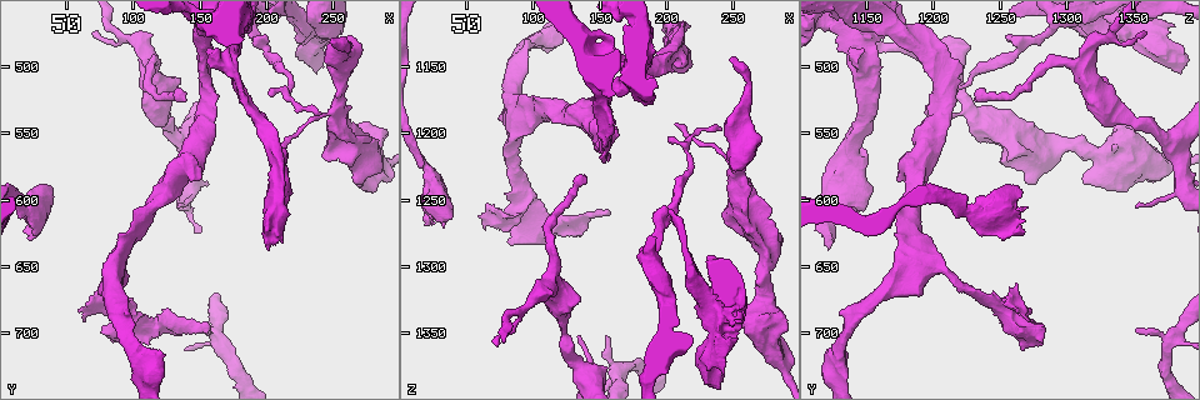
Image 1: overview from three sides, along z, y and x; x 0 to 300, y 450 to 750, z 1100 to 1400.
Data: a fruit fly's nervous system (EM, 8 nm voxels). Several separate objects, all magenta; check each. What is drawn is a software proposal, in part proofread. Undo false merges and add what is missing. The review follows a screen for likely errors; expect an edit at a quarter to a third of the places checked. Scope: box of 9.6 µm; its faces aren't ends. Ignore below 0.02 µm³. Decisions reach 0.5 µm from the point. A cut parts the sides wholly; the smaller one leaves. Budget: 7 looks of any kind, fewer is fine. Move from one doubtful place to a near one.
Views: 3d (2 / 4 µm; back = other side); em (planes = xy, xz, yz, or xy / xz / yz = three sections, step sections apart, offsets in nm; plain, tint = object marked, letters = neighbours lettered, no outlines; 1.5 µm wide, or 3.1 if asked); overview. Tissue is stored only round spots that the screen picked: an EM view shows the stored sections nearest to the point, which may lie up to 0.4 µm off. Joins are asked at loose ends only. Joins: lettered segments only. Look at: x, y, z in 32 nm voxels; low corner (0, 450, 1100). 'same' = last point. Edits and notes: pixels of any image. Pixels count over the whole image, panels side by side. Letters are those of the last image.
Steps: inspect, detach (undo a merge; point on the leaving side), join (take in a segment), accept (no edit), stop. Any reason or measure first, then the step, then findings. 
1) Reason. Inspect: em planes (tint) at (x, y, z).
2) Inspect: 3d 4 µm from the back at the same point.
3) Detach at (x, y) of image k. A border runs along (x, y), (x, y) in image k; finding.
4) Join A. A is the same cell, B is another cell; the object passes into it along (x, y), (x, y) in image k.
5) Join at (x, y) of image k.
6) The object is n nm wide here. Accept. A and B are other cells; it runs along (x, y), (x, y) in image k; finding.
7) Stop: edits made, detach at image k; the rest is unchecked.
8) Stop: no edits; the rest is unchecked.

A fork. Inspect: em yz step 4 (letters) at (170, 498, 1148).

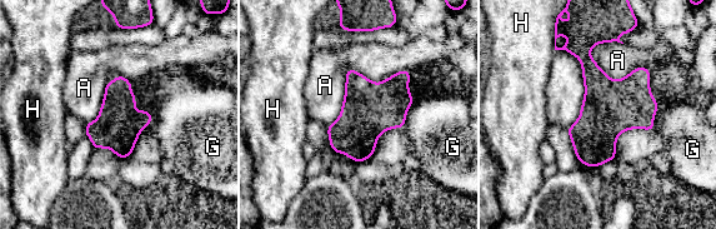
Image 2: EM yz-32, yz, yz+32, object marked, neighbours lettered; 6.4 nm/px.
Accept. A, G and H are other cells; one neuron here.

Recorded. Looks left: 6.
Thick end. Inspect: em planes (plain) at (36, 590, 1262).

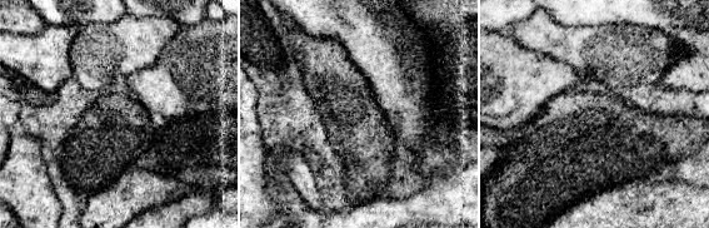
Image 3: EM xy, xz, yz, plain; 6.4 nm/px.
Inspect: em planes (letters) at the same point.

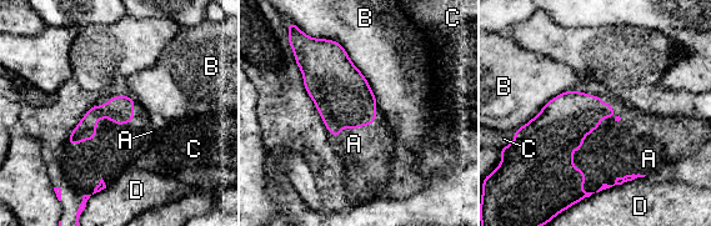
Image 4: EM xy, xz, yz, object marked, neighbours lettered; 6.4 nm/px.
Join A. A is the same cell, B, C and D are other cells; the neuron continues.

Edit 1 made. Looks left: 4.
Inspect: 3d 2 µm at (152, 698, 1352).

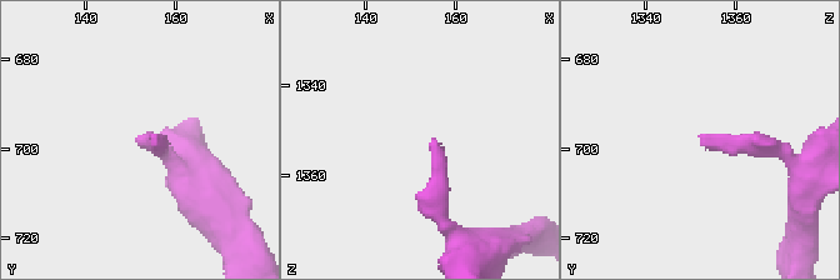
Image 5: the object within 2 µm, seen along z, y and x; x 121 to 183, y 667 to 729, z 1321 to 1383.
Need the tissue. Inspect: em xy step 4 (plain) at (153, 697, 1353).

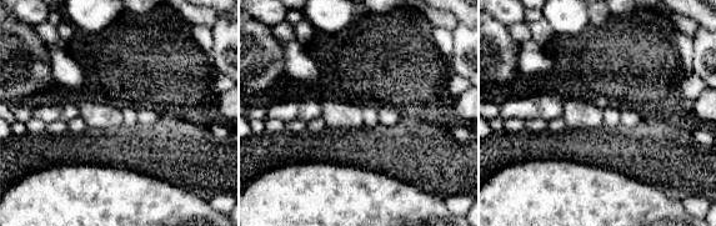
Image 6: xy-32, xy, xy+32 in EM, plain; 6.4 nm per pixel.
Inspect: em xy step 4 (letters) at the same point.

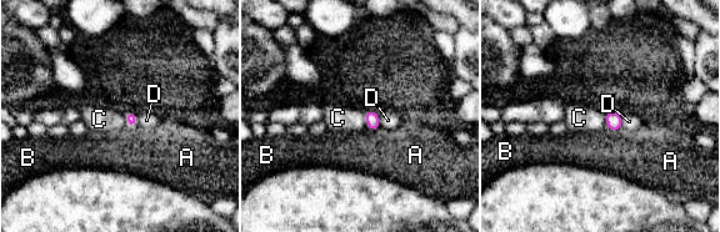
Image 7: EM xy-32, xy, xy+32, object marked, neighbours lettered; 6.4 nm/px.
The longest contact is with A, 100 nm. Accept. A, B, C and D are other cells; a border runs along (363, 112), (364, 116) in image 7; no lettered segment goes on from it.

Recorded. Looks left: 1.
Stop: edits made, join at image 4; the rest is unchecked.

